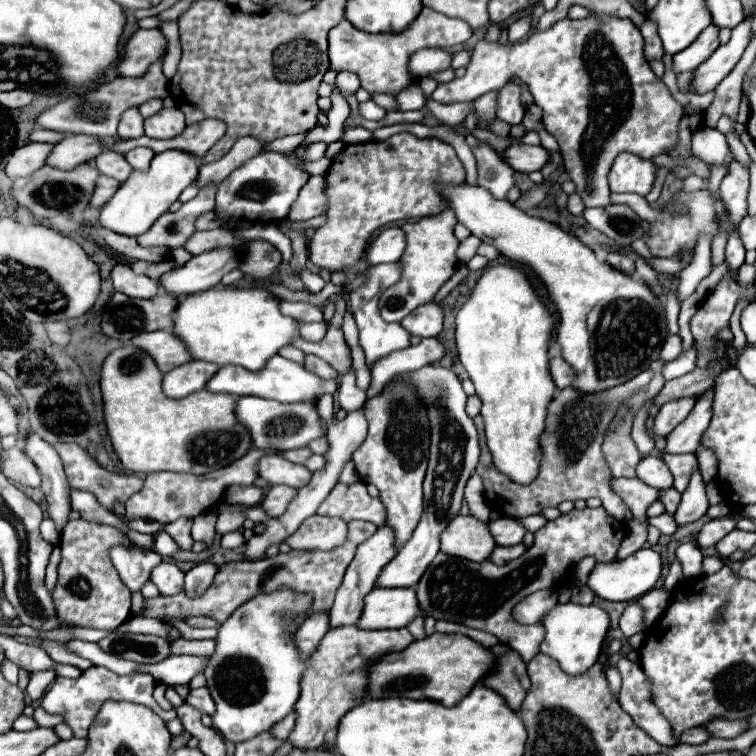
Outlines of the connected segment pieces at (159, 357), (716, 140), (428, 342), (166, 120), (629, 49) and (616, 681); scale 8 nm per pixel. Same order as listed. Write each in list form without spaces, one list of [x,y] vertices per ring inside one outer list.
[[[165,330],[143,332],[131,340],[131,346],[143,348],[143,352],[147,352],[155,360],[163,374],[191,360],[183,342]]]
[[[699,128],[691,136],[691,152],[695,156],[701,156],[707,164],[729,164],[731,152],[725,142],[725,136],[715,128]]]
[[[423,338],[417,346],[409,346],[409,348],[405,348],[405,350],[397,350],[397,352],[393,352],[393,354],[385,356],[383,360],[377,360],[377,362],[373,364],[373,368],[371,368],[373,380],[371,380],[370,386],[366,391],[367,399],[381,393],[381,388],[383,388],[391,378],[395,378],[395,376],[399,376],[399,374],[405,374],[405,372],[419,370],[419,368],[423,368],[423,366],[427,366],[427,364],[433,364],[433,362],[441,360],[443,354],[445,354],[445,348],[443,348],[443,344],[441,344],[437,338]]]
[[[163,108],[157,116],[145,120],[145,132],[151,138],[173,138],[183,132],[185,116],[179,108]]]
[[[591,12],[581,20],[559,20],[545,32],[535,32],[525,42],[501,46],[479,40],[471,52],[471,60],[465,74],[451,82],[439,84],[431,94],[441,104],[475,100],[491,90],[499,90],[507,84],[509,76],[517,74],[525,82],[535,98],[535,104],[543,110],[543,126],[559,142],[559,150],[565,160],[565,170],[575,184],[575,192],[581,196],[585,208],[609,206],[611,192],[607,188],[607,172],[615,156],[621,152],[635,154],[643,160],[653,160],[659,154],[669,154],[679,144],[679,122],[683,118],[683,106],[675,102],[669,88],[657,80],[649,62],[643,58],[643,38],[639,28],[633,28],[629,18],[617,18],[611,14]]]
[[[609,664],[609,668],[607,668],[607,680],[609,680],[611,692],[617,694],[619,688],[621,688],[621,674],[619,674],[619,670],[613,664]]]

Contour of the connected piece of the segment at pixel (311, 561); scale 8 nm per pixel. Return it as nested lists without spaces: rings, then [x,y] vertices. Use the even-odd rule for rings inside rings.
[[[349,522],[349,538],[343,546],[329,550],[329,552],[321,552],[321,550],[291,550],[287,554],[277,554],[273,558],[261,558],[261,560],[239,560],[239,562],[225,562],[219,566],[219,572],[215,576],[215,582],[211,584],[211,588],[207,588],[207,592],[203,592],[203,596],[197,598],[189,598],[187,592],[179,592],[173,596],[155,596],[151,600],[145,600],[143,612],[139,616],[147,616],[147,618],[177,618],[177,620],[187,620],[191,616],[209,616],[215,618],[217,622],[227,620],[227,616],[239,608],[243,602],[247,602],[249,598],[261,594],[261,592],[271,592],[279,586],[287,586],[295,592],[311,592],[313,594],[313,608],[311,612],[317,610],[329,610],[335,598],[335,592],[343,580],[343,574],[347,570],[347,566],[351,564],[353,556],[355,556],[355,548],[365,542],[371,534],[377,532],[377,526],[371,522]]]

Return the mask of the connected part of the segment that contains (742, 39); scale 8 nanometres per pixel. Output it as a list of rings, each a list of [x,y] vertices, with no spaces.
[[[745,18],[743,24],[733,28],[729,42],[721,44],[703,64],[699,64],[695,68],[691,88],[689,88],[693,94],[707,94],[707,92],[715,90],[715,86],[735,68],[743,50],[749,44],[751,20],[753,18]]]

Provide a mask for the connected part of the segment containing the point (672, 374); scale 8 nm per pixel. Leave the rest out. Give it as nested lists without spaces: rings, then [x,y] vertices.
[[[691,348],[687,354],[679,356],[677,360],[673,362],[667,362],[663,366],[663,376],[665,380],[673,380],[673,378],[679,378],[679,376],[685,376],[687,372],[691,372],[693,368],[697,366],[697,354],[695,354],[695,348]]]

